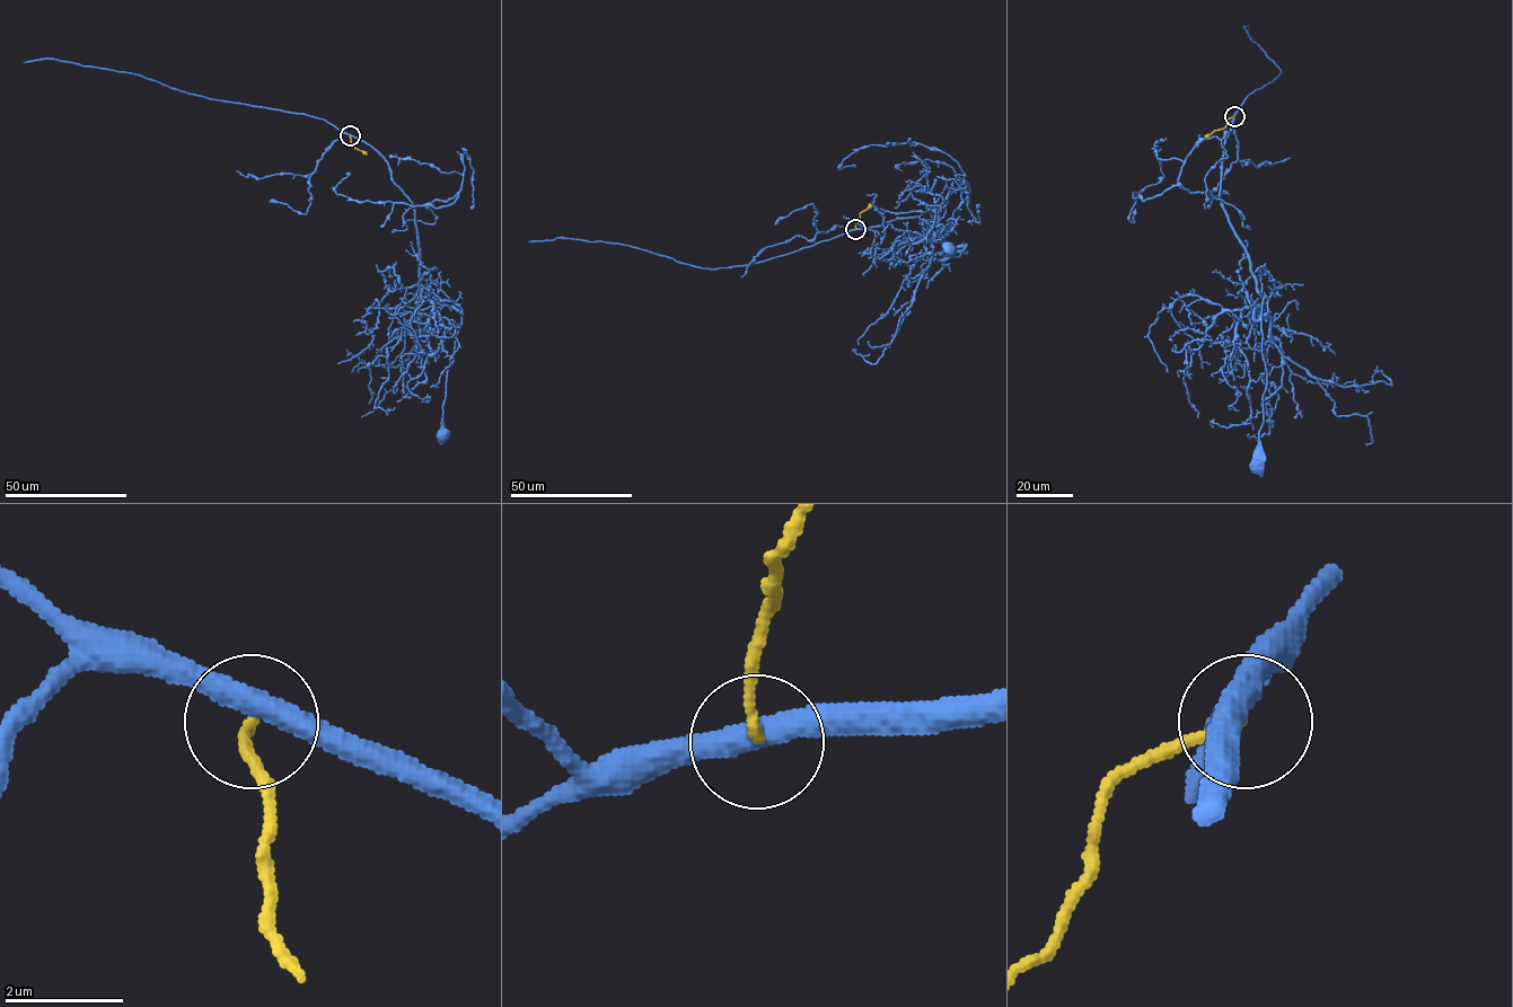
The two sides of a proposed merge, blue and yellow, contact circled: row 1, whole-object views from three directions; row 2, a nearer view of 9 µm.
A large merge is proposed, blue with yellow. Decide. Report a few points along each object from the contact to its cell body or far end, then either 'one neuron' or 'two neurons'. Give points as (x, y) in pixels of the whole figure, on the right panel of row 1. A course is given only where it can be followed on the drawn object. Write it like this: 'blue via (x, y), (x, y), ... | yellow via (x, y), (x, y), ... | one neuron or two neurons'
blue via (1234, 116), (1224, 149), (1220, 196), (1264, 301), (1254, 318), (1260, 319), (1267, 373), (1257, 468) | yellow via (1234, 116), (1225, 126), (1205, 138) | two neurons

